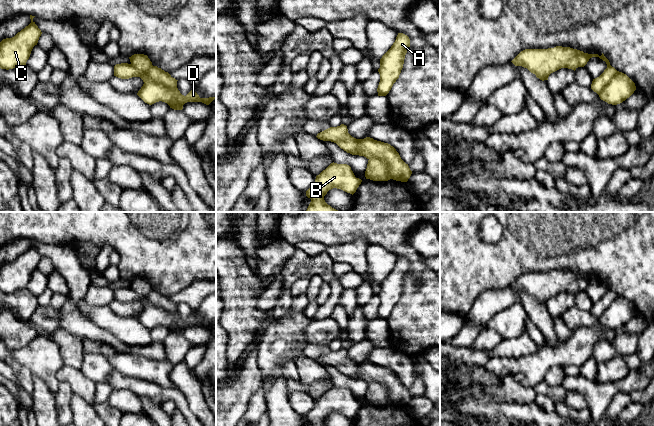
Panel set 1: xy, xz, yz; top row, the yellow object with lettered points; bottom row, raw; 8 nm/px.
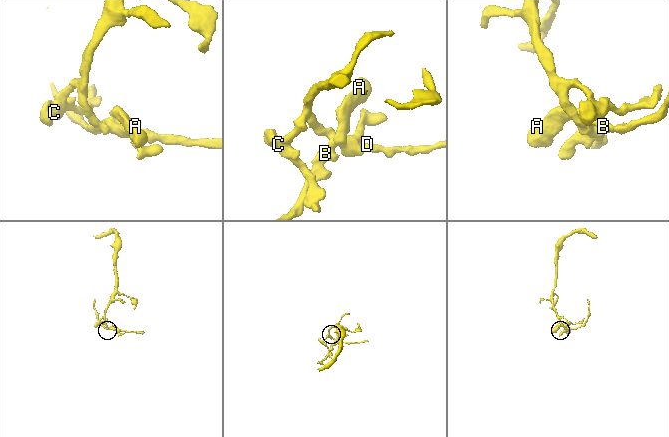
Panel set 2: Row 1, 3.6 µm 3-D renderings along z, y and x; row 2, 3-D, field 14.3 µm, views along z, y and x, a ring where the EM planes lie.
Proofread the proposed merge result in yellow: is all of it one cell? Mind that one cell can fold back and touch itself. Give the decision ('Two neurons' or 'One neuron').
Two neurons

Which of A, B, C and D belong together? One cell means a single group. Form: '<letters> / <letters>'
A C D / B

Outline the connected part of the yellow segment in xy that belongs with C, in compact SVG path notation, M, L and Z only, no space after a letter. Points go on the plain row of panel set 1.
M30 239L31 247L12 262L0 266L0 292L13 293L26 289L31 275L37 269L42 256L33 245L35 240Z

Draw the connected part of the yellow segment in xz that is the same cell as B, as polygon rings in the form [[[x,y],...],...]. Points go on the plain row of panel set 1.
[[[331,387],[316,400],[314,408],[306,415],[311,426],[325,426],[324,420],[333,412],[354,418],[362,404],[356,402],[347,388]]]

